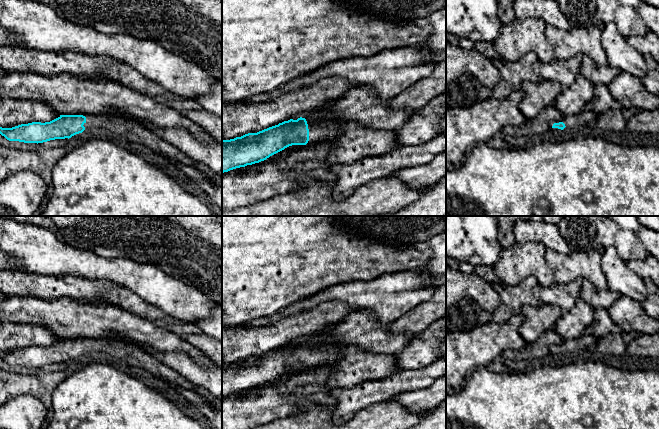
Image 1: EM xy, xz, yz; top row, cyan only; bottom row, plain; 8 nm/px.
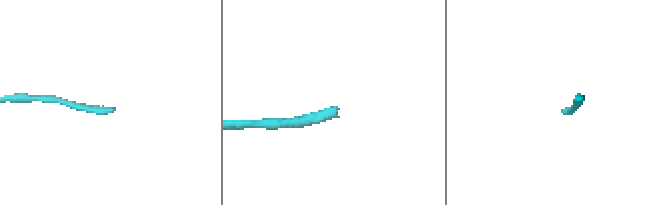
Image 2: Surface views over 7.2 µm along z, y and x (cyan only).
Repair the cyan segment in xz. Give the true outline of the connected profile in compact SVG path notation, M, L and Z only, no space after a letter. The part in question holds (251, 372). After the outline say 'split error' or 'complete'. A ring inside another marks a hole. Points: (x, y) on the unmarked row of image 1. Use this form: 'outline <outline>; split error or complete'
outline M327 337L309 350L305 342L290 343L257 357L222 364L222 397L266 384L292 369L306 369L311 360L324 365L339 359L346 345Z; split error

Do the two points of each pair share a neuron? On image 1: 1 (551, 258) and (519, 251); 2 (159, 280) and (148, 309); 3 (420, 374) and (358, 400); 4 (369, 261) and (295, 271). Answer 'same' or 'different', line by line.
1: different
2: different
3: same
4: same

